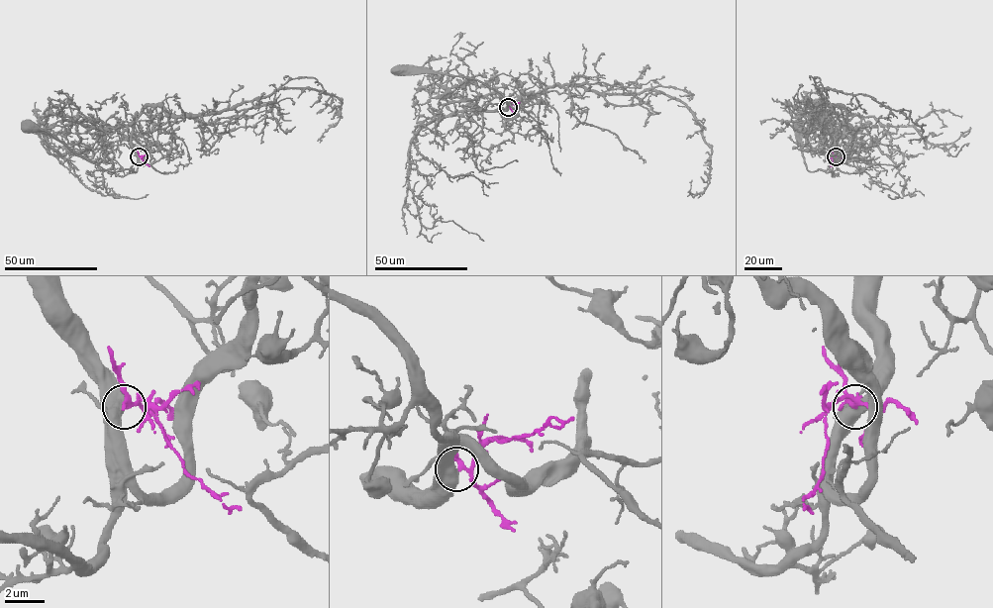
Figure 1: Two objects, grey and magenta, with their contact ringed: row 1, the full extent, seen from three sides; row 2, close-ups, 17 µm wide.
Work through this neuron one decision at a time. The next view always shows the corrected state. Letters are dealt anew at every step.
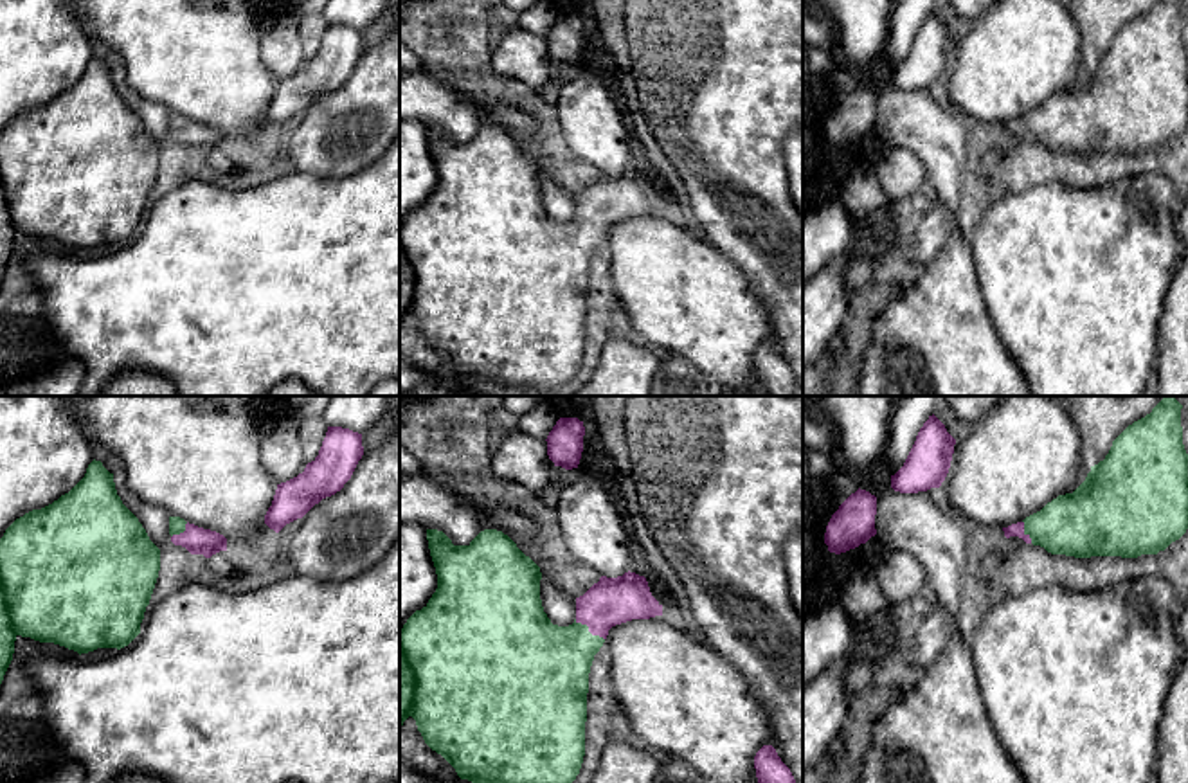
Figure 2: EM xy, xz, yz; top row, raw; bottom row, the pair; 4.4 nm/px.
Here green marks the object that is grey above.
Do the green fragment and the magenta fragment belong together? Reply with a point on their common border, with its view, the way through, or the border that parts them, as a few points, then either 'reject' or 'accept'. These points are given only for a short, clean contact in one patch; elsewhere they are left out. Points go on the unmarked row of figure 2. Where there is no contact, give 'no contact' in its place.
contact xz (587, 227); way xz (544, 263), (587, 227), (611, 198); accept

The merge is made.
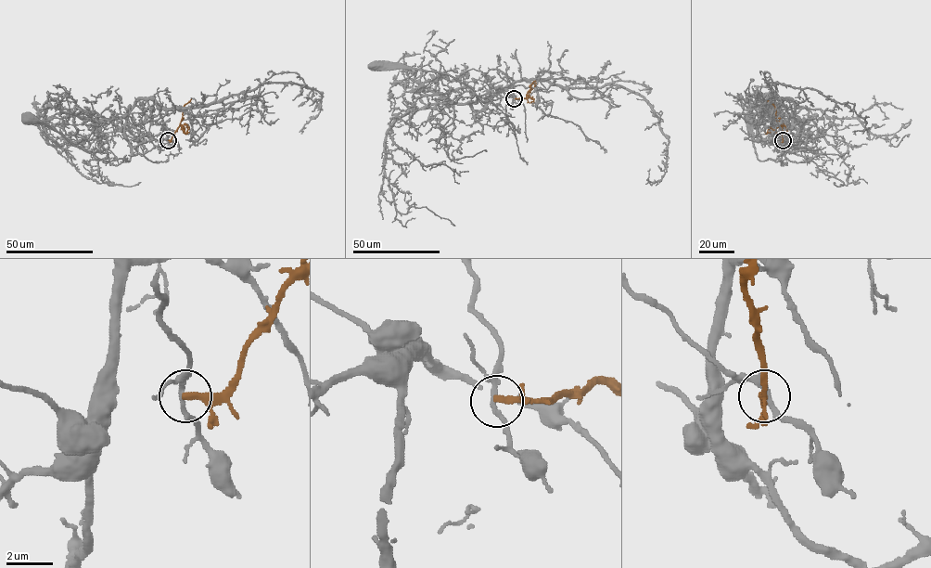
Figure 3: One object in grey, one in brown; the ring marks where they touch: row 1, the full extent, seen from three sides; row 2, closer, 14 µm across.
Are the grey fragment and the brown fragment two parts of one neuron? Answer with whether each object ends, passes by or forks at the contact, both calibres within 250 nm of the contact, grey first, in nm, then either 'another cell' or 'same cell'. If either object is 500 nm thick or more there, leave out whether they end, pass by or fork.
grey passes by | brown ends | 240/280 nm | another cell

